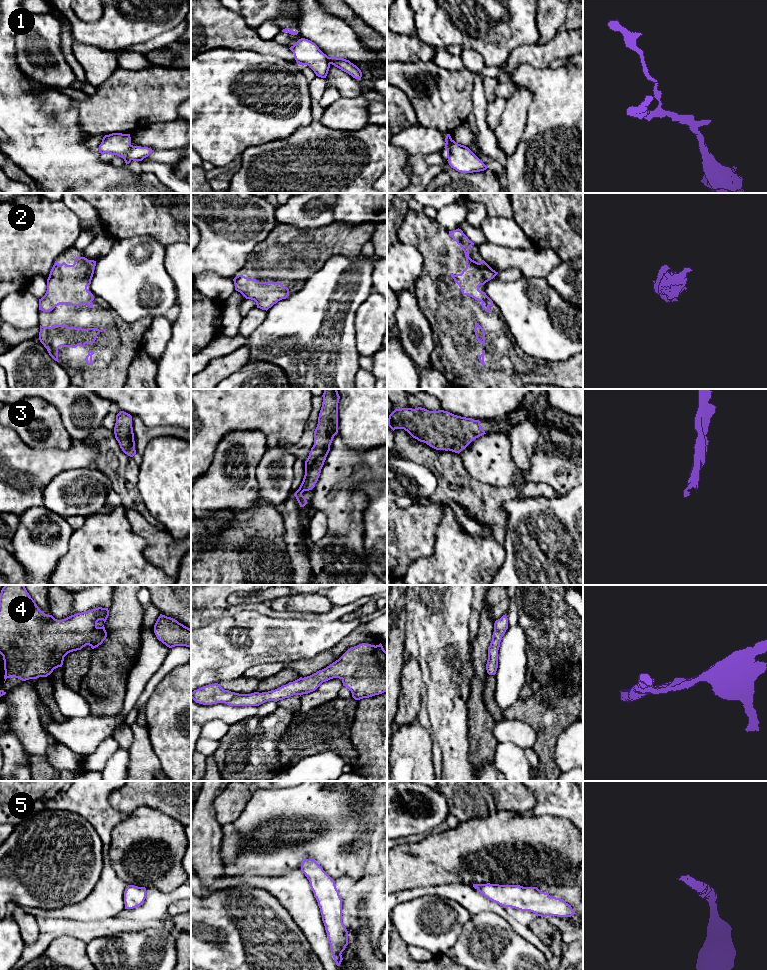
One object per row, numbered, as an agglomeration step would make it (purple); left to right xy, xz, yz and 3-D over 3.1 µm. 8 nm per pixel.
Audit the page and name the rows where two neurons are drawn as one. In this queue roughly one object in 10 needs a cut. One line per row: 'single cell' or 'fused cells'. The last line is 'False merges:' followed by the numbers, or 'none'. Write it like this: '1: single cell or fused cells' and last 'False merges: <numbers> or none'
1: single cell
2: single cell
3: single cell
4: single cell
5: single cell
False merges: none

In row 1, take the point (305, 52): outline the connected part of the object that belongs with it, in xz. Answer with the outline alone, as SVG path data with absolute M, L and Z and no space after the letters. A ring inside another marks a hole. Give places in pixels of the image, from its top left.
M301 38L289 48L297 63L302 66L308 65L321 78L326 78L330 65L341 69L353 78L361 80L361 70L349 60L337 57L328 57L312 41Z

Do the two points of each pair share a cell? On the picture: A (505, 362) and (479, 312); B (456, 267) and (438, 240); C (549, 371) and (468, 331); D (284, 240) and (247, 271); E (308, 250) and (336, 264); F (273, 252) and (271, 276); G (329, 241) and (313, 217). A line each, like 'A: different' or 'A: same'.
A: same
B: same
C: same
D: same
E: different
F: same
G: different

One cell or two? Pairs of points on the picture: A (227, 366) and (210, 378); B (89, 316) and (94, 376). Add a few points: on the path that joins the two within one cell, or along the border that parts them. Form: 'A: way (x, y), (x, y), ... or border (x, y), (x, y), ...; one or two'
A: way (223, 367), (214, 374); one
B: way (86, 331), (86, 361); one

